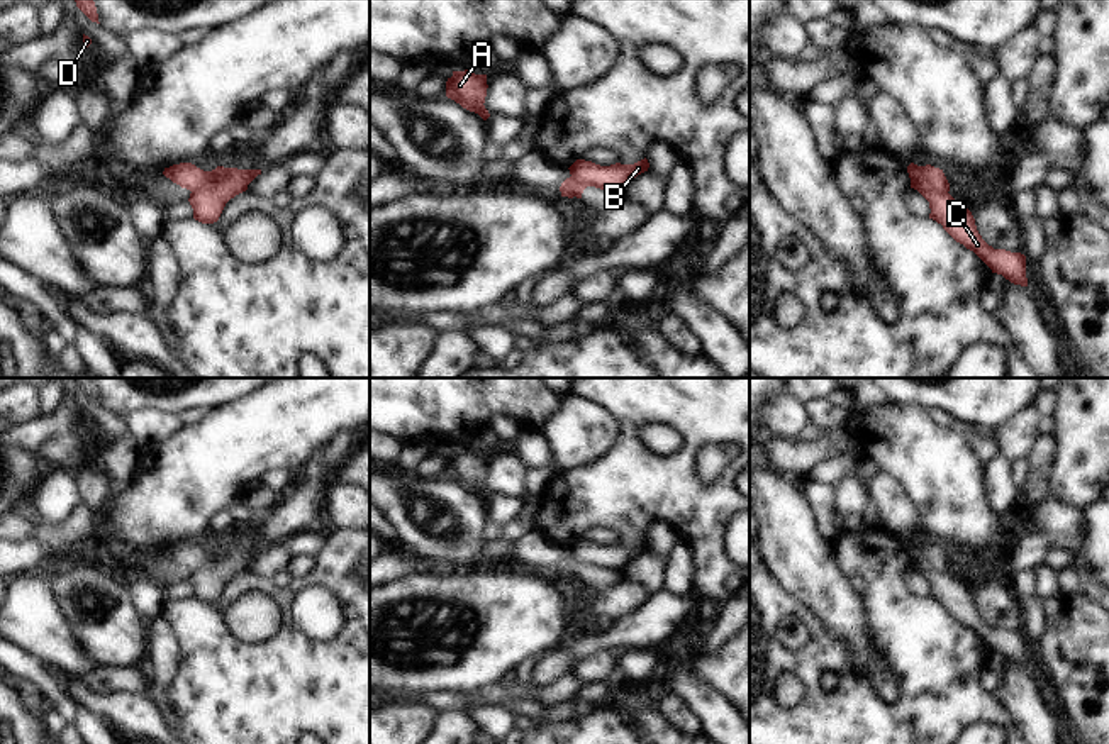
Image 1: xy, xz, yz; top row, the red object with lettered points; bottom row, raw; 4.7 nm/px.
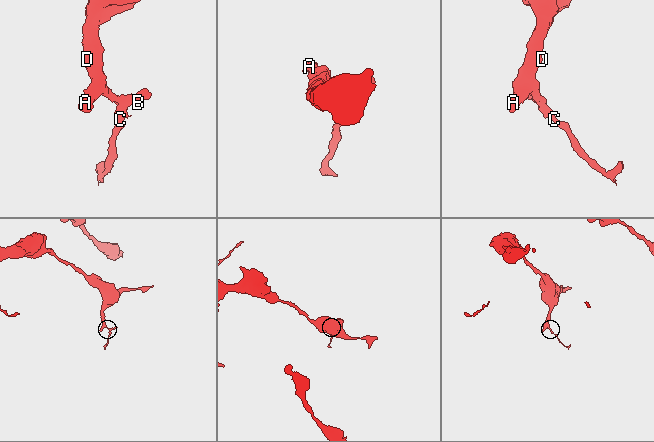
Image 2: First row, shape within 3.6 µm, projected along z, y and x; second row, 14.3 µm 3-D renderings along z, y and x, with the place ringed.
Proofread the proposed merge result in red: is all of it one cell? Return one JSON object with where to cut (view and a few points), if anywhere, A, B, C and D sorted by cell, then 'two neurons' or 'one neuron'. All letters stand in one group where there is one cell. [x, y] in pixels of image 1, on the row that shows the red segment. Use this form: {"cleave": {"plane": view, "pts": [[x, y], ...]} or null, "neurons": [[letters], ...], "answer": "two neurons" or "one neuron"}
{"cleave": {"plane": "yz", "pts": [[923, 166], [928, 180], [947, 194]]}, "neurons": [["A", "D"], ["B", "C"]], "answer": "two neurons"}

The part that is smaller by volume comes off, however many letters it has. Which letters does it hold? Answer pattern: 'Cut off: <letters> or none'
Cut off: B, C

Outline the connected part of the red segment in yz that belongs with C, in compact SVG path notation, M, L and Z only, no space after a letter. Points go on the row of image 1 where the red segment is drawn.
M911 163L907 173L911 188L929 202L929 219L941 224L956 242L973 251L992 273L1002 275L1014 285L1028 286L1024 254L989 246L978 234L972 212L950 193L938 192L929 181L924 166Z

